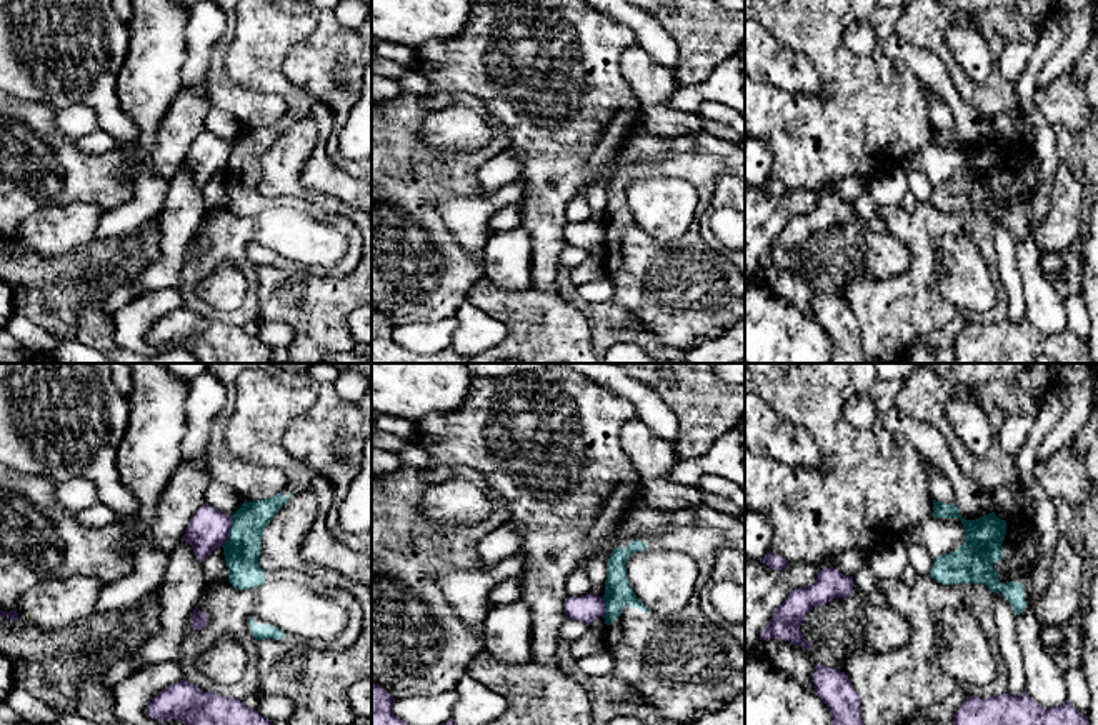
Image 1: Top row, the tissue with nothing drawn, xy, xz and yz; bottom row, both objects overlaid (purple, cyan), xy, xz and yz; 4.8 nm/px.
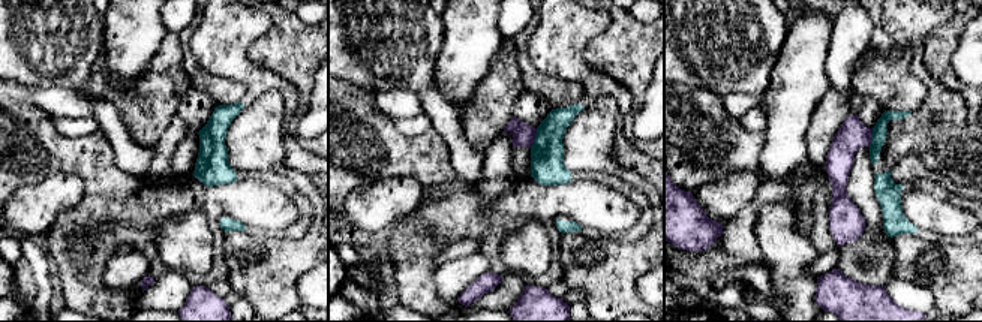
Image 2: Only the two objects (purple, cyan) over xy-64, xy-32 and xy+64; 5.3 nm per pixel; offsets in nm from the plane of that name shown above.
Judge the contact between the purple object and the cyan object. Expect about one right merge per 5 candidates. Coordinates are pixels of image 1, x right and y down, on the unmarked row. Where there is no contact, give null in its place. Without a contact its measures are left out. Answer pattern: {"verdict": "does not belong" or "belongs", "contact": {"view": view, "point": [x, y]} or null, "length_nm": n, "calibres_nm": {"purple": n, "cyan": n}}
{"verdict": "does not belong", "contact": {"view": "xy", "point": [229, 157]}, "length_nm": 150, "calibres_nm": {"purple": 190, "cyan": 170}}

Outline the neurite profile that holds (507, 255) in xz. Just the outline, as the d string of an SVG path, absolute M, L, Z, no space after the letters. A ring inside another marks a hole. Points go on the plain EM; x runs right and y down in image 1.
M523 227L490 232L482 255L483 277L505 292L532 287L532 240Z

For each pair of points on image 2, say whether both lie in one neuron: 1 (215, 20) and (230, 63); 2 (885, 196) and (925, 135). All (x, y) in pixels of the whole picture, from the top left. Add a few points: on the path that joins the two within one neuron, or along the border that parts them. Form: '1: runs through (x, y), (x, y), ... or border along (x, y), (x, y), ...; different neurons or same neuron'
1: runs through (221, 30), (221, 53); same neuron
2: runs through (883, 177), (883, 162), (906, 140); same neuron

